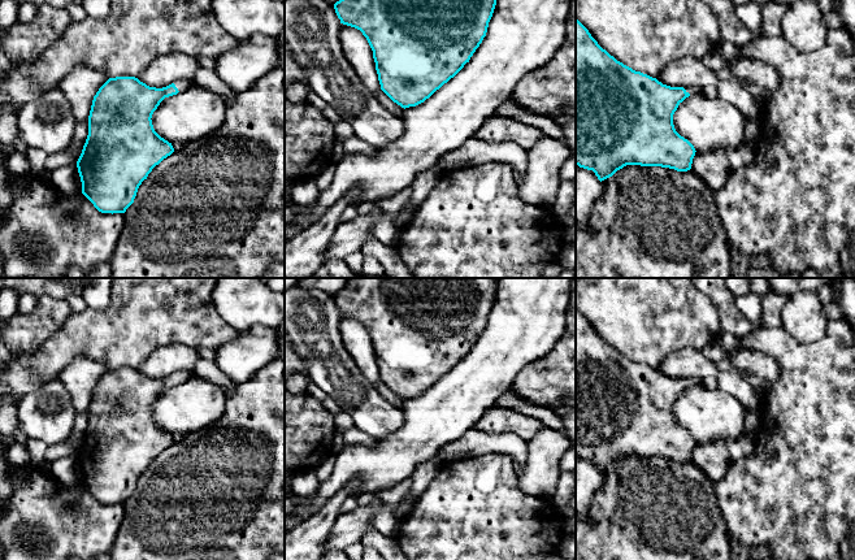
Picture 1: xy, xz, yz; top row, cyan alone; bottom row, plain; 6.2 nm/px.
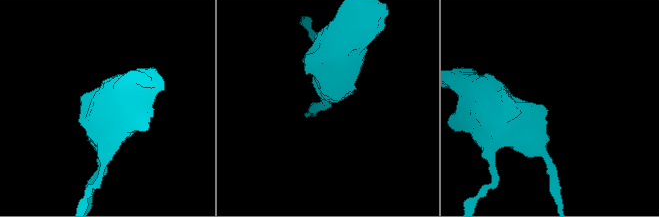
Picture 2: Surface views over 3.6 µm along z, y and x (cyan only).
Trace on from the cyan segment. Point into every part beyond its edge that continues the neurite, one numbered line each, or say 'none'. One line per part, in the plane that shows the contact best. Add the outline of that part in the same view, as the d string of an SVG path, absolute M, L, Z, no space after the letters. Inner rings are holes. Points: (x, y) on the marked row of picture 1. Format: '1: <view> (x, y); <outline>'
1: xy (181, 85); M181 79L181 81L174 82L174 84L178 88L178 91L181 92L181 91L188 88L190 86L192 86L194 82L186 81L186 79Z

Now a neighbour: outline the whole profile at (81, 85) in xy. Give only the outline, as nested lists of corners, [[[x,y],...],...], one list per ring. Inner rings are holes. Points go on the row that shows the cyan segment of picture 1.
[[[78,66],[73,69],[61,82],[77,122],[84,121],[90,116],[94,96],[109,77],[92,68]]]

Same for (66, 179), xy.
[[[77,164],[51,172],[51,183],[65,195],[82,194],[82,182]]]

